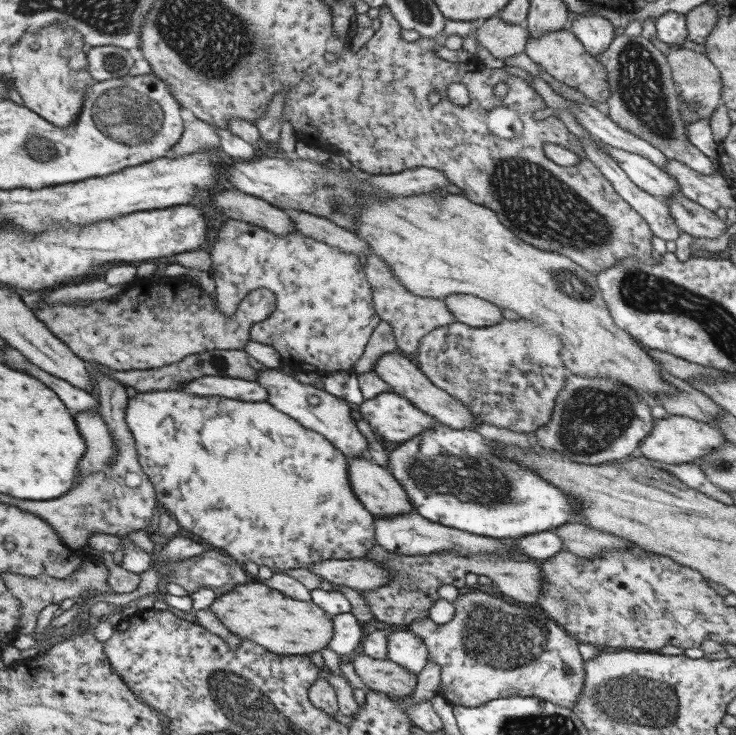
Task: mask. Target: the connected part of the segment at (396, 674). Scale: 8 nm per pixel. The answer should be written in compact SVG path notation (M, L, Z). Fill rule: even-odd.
M357 652L349 662L355 674L370 690L399 697L407 696L415 690L416 674L394 664L391 659L373 660Z

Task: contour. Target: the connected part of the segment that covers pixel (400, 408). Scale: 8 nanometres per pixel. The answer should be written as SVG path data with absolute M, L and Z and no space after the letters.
M383 392L370 400L364 400L361 405L355 407L355 410L357 416L363 417L369 423L372 431L379 433L383 440L391 445L414 438L439 424L433 418L423 414L413 404L410 404L409 400L405 400L392 392Z

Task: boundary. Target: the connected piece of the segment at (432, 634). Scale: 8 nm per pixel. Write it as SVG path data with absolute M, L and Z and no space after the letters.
M481 591L468 592L453 602L454 615L445 624L434 623L429 616L415 618L403 626L421 637L427 658L439 666L440 680L437 694L452 705L477 707L487 701L506 696L537 697L571 709L583 690L584 661L577 651L577 642L546 614L534 611L522 603L513 604Z

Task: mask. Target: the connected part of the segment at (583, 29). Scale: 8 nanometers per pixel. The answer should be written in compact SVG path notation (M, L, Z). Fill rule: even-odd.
M583 13L575 15L569 28L583 49L593 57L599 57L612 42L614 26L601 15Z

